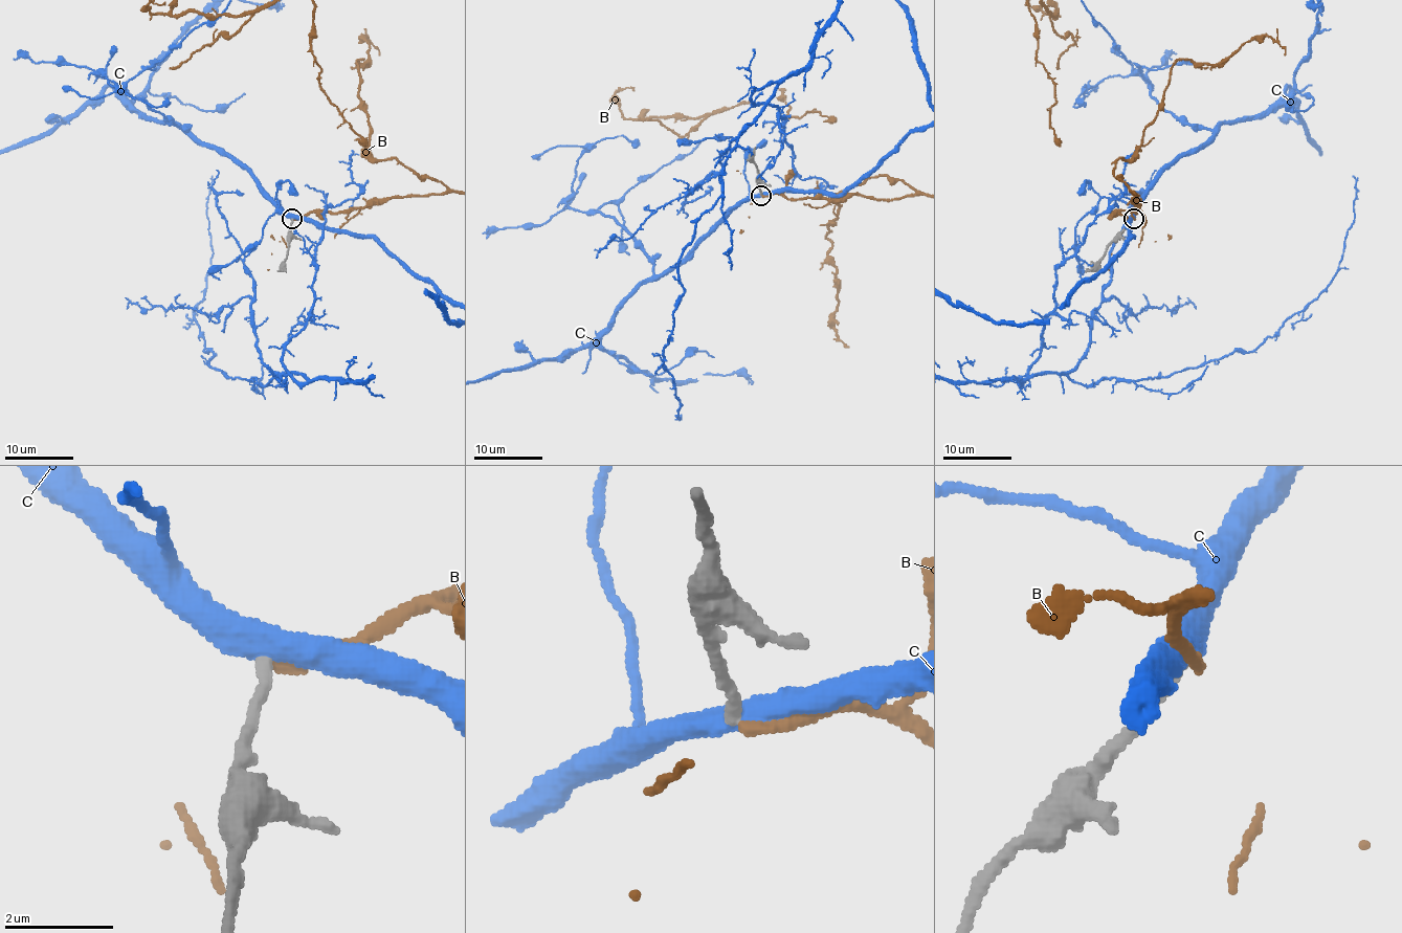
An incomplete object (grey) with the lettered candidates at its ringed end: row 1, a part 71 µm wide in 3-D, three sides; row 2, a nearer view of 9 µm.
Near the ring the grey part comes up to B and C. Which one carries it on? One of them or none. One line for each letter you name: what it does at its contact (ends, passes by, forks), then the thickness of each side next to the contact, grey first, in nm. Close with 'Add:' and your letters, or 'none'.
Add: none

